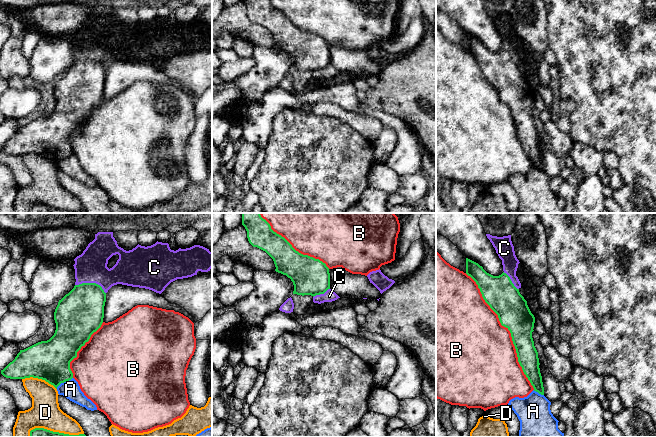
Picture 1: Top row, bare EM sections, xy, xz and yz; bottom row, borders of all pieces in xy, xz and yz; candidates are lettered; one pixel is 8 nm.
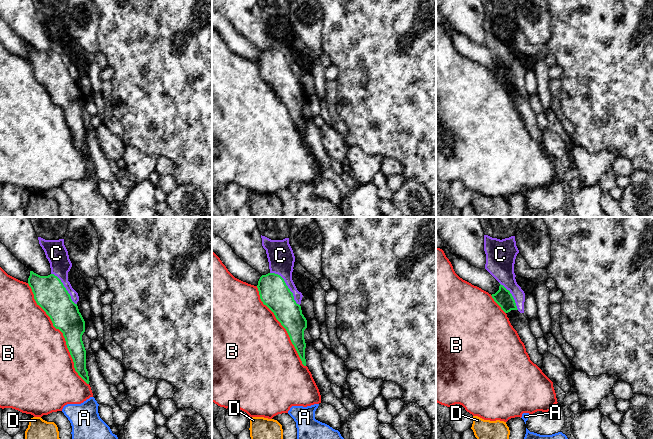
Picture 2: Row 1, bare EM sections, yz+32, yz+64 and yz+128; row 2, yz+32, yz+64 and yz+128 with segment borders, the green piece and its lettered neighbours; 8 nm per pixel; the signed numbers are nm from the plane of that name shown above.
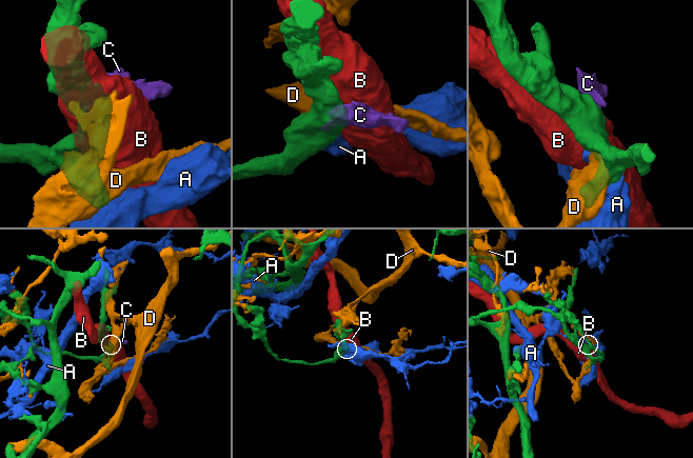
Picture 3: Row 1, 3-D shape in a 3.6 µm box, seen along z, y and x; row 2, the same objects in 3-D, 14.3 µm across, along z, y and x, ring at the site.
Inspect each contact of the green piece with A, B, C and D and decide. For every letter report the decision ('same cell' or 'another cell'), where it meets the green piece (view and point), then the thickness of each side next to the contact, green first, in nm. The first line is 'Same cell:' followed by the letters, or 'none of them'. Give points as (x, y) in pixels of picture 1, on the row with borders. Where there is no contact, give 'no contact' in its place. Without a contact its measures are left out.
Same cell: C
A: another cell | xy (64, 381) | 320/150 nm
B: another cell | yz (508, 329) | 260/480 nm
C: same cell | xy (91, 283) | 360/260 nm
D: another cell | xy (39, 378) | 320/220 nm

